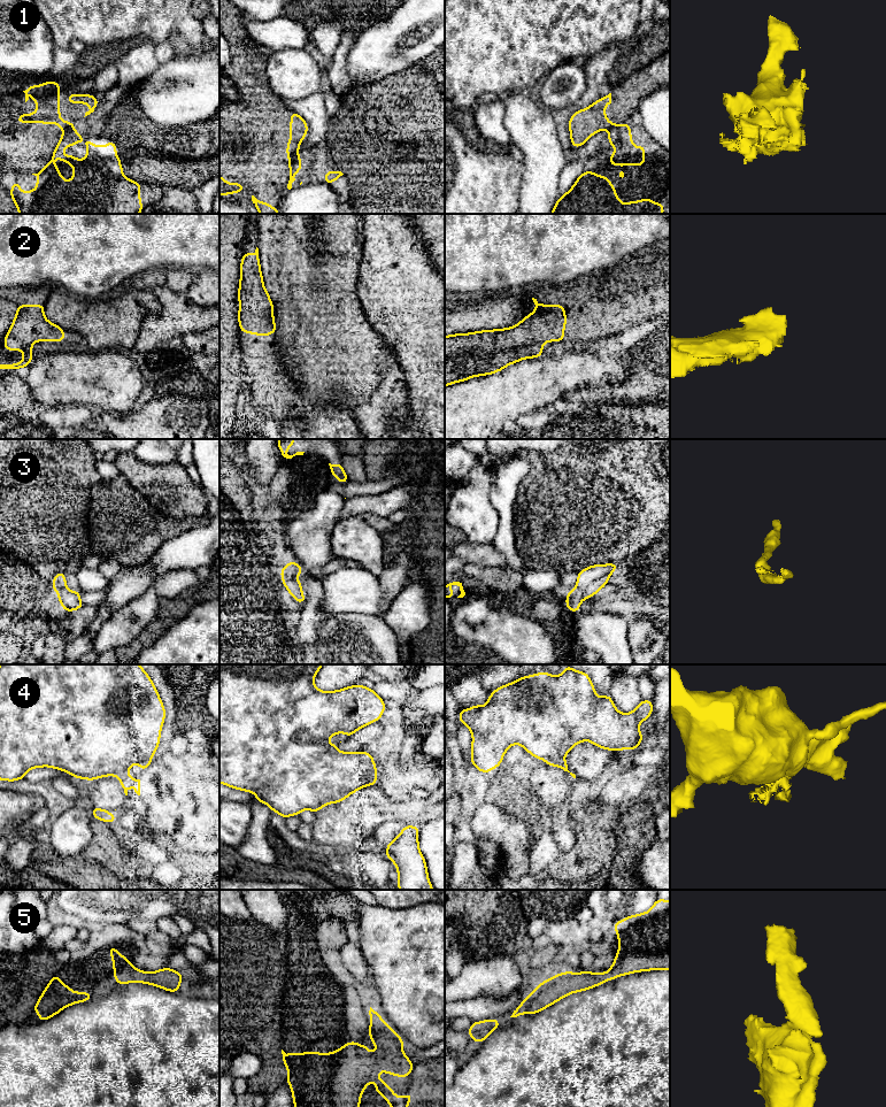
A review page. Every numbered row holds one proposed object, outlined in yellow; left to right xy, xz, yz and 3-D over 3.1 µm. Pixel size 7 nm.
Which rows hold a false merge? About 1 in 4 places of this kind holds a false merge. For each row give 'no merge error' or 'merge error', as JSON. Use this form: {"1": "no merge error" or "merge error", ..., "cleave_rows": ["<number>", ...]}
{"1": "merge error", "2": "no merge error", "3": "no merge error", "4": "no merge error", "5": "no merge error", "cleave_rows": ["1"]}

